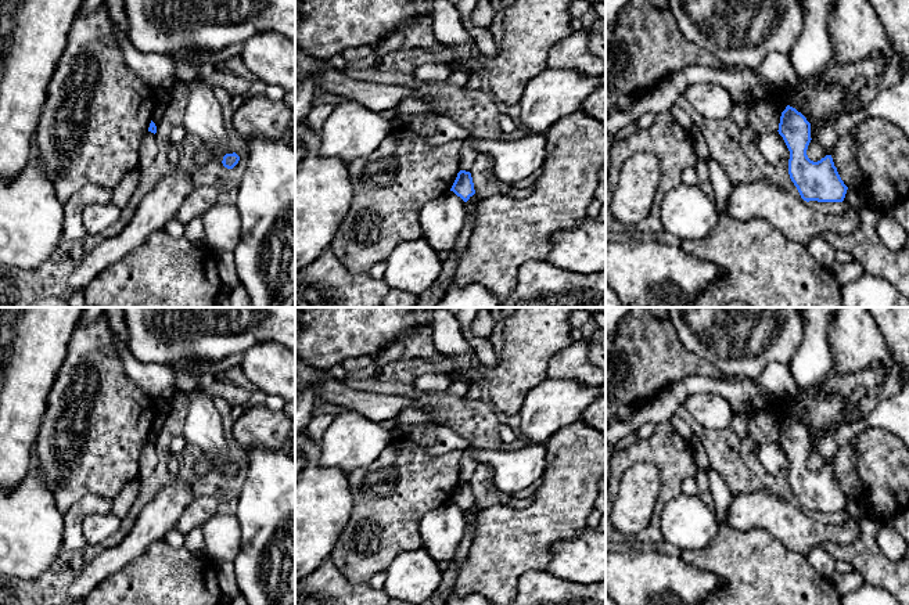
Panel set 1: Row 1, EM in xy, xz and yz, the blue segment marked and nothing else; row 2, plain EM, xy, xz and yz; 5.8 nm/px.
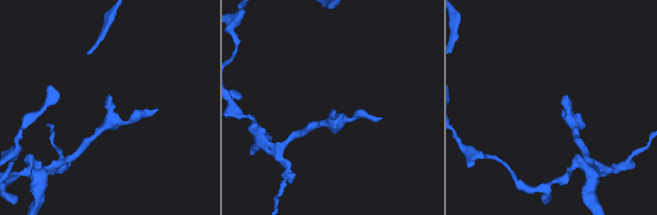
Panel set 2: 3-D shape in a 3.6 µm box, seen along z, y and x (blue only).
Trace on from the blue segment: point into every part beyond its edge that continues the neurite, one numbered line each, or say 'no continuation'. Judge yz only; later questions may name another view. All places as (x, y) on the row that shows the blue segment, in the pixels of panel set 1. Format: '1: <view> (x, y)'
no continuation

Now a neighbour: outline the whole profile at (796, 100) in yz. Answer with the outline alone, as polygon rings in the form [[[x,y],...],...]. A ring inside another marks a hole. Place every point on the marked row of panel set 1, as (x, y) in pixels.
[[[797,89],[787,90],[787,98],[788,98],[787,105],[790,105],[790,107],[795,108],[798,112],[801,112],[811,125],[819,123],[819,119],[818,119],[818,118],[812,118],[812,116],[806,112],[806,101],[805,101],[805,98],[798,93]]]

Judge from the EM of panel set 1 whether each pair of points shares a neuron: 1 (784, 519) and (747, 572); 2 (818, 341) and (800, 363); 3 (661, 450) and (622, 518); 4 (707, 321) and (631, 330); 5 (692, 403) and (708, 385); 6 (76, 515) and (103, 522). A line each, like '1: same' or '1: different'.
1: different
2: same
3: different
4: different
5: different
6: different

